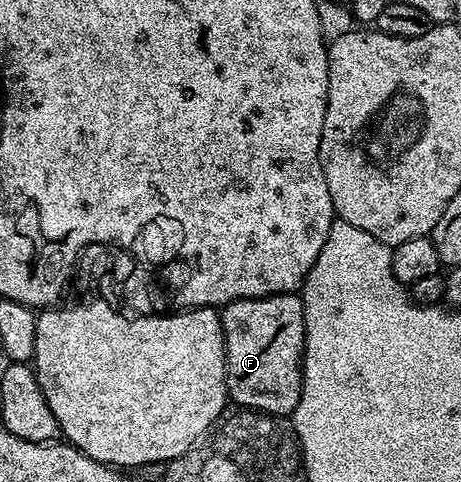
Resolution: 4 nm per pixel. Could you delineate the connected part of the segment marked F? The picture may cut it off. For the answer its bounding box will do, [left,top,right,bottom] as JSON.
[223,292,304,417]

